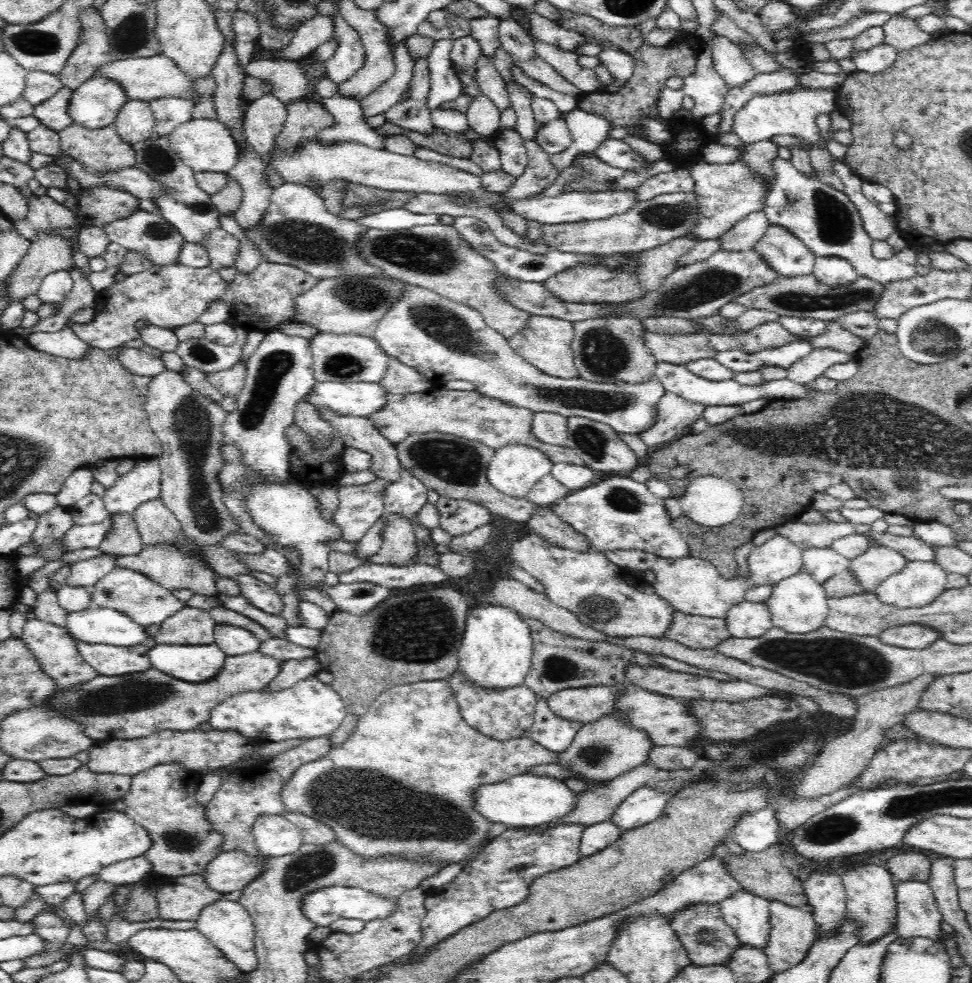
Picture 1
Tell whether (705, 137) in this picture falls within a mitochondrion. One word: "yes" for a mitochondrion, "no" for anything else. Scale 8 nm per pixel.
no

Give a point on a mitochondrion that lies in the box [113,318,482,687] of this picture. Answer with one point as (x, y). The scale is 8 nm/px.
(422, 632)

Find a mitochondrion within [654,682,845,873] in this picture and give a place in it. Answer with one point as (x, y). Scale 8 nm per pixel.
(760, 752)

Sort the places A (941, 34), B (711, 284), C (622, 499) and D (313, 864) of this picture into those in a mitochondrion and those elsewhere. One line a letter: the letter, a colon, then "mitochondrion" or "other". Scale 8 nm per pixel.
A: other
B: mitochondrion
C: mitochondrion
D: mitochondrion

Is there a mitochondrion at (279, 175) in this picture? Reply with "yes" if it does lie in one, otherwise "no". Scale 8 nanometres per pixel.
no

